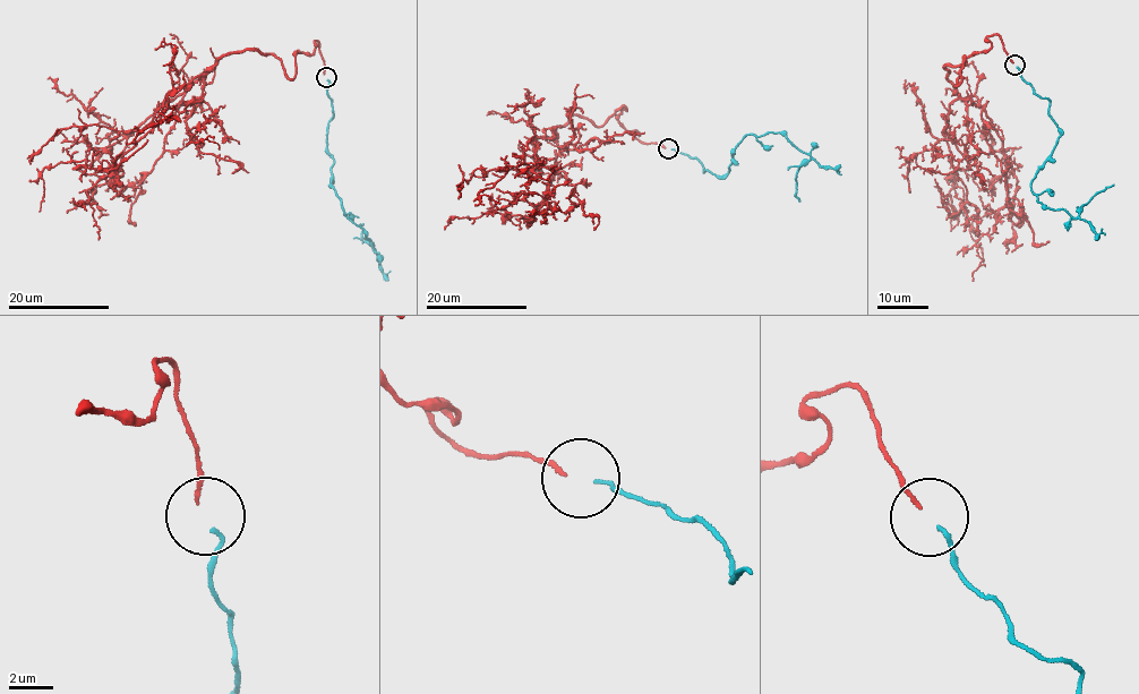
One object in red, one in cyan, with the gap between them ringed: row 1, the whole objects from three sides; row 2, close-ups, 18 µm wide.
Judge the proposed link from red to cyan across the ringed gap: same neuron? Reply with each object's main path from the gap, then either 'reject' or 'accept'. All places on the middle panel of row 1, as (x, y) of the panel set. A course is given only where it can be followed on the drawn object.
course red (665, 147), (619, 125), (625, 106), (600, 127), (573, 114), (478, 195), (499, 203); course cyan (670, 150), (694, 157), (703, 172), (722, 176), (744, 136), (780, 133), (811, 156), (795, 178), (798, 202); accept

